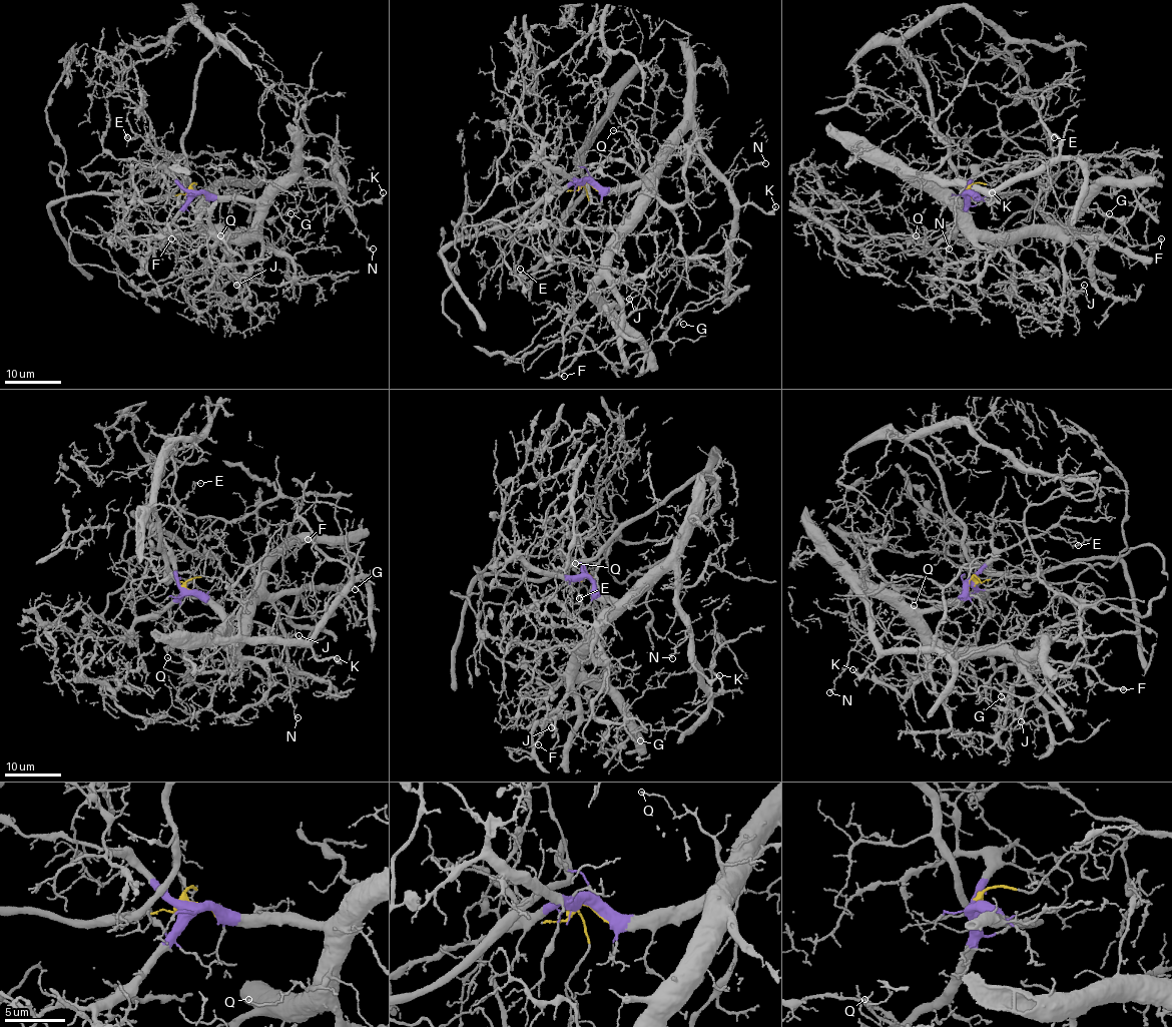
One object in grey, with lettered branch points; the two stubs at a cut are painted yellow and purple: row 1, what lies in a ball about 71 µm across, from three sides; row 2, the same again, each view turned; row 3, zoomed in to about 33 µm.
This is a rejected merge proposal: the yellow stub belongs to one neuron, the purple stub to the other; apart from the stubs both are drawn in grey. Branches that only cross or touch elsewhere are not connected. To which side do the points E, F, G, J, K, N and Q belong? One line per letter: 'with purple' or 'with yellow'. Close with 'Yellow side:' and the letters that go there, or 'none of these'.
E: with yellow
F: with purple
G: with yellow
J: with purple
K: with purple
N: with purple
Q: with purple
Yellow side: E, G

